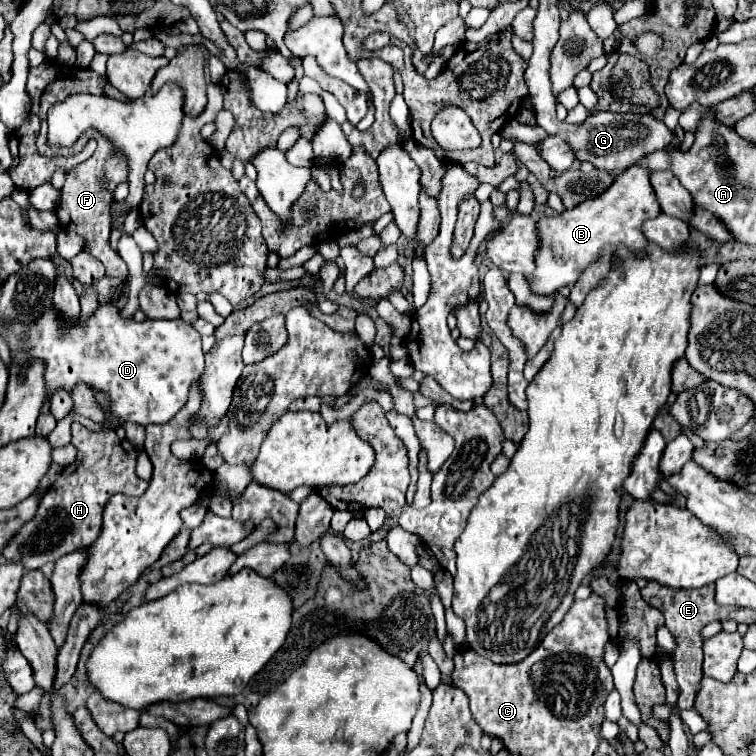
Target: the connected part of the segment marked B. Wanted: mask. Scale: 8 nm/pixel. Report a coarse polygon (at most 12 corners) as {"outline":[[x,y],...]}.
{"outline":[[631,166],[601,196],[541,218],[531,290],[573,286],[605,246],[645,258],[661,208]]}

